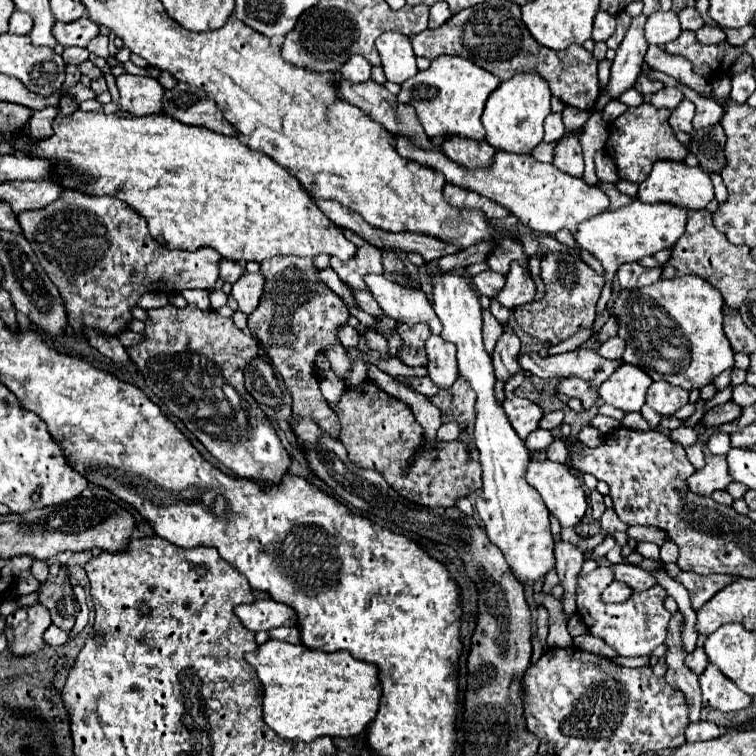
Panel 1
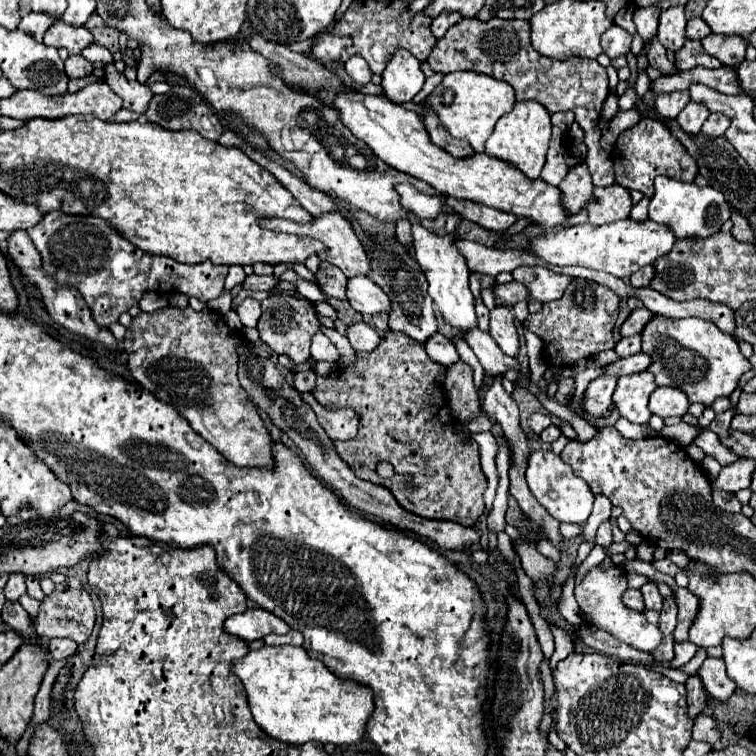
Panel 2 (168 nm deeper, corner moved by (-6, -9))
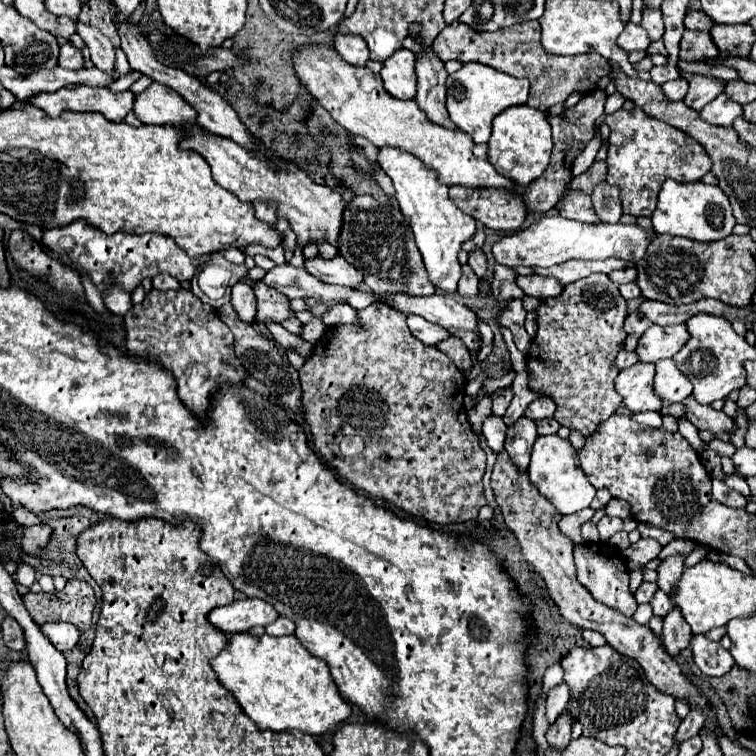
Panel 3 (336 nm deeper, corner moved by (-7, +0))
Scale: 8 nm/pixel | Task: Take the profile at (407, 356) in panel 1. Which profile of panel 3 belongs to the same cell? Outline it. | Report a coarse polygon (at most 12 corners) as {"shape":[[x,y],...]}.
{"shape":[[389,306],[299,370],[337,474],[435,524],[475,520],[467,378]]}

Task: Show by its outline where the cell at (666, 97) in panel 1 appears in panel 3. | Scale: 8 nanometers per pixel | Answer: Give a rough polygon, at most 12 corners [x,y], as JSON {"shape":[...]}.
{"shape":[[683,78],[665,82],[661,88],[669,100],[683,100],[687,82]]}

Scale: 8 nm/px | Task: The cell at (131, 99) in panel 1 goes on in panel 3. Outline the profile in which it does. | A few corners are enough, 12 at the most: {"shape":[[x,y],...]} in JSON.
{"shape":[[75,20],[99,70],[113,74],[115,48],[97,28]]}

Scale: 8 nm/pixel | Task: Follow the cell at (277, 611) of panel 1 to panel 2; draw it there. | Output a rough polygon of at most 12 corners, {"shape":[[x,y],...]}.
{"shape":[[256,607],[226,619],[224,629],[252,643],[290,625]]}

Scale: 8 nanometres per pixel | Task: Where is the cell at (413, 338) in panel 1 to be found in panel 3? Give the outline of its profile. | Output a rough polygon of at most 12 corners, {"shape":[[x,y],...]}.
{"shape":[[347,202],[339,252],[375,294],[435,294],[395,204]]}

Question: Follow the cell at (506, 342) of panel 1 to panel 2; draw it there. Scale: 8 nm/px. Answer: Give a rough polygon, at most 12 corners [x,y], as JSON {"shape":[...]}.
{"shape":[[500,305],[490,313],[490,335],[504,353],[518,355],[514,315]]}

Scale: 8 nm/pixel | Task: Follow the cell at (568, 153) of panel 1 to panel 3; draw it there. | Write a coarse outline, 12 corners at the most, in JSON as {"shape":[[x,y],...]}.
{"shape":[[589,194],[561,198],[559,214],[583,224],[601,222]]}

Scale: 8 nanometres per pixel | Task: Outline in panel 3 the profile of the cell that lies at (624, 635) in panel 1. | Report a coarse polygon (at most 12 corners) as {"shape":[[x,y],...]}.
{"shape":[[603,542],[575,546],[579,582],[633,616],[623,556]]}

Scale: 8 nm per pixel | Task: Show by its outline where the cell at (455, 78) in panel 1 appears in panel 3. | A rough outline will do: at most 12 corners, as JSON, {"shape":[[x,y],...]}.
{"shape":[[485,64],[447,80],[447,110],[475,144],[527,102],[529,80]]}

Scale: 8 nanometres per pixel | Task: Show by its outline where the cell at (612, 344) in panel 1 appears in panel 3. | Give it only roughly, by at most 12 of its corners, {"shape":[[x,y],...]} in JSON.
{"shape":[[631,312],[625,320],[625,332],[641,336],[651,320]]}

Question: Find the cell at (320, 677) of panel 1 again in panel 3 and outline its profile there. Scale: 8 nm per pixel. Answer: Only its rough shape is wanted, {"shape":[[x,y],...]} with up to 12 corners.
{"shape":[[235,632],[209,664],[261,730],[351,706],[295,634]]}

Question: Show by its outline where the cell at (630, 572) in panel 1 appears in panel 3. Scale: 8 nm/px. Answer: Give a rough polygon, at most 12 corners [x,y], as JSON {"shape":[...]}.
{"shape":[[657,590],[649,604],[653,616],[667,616],[673,610],[669,596]]}

